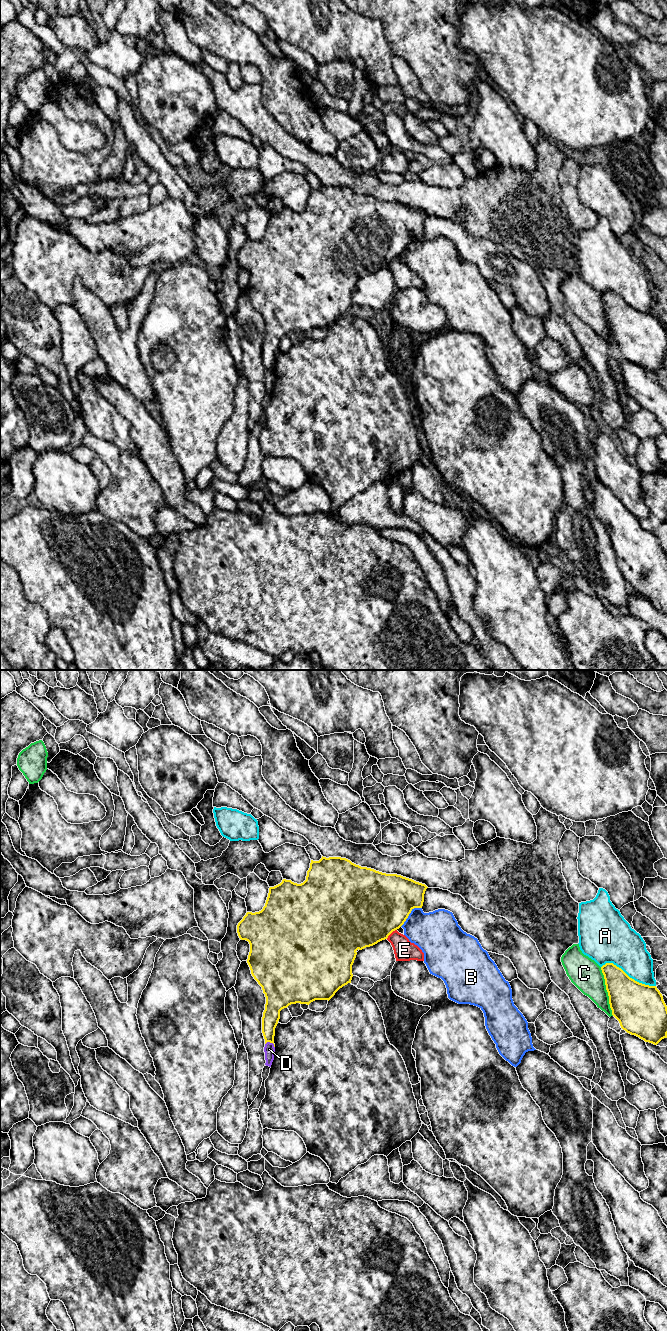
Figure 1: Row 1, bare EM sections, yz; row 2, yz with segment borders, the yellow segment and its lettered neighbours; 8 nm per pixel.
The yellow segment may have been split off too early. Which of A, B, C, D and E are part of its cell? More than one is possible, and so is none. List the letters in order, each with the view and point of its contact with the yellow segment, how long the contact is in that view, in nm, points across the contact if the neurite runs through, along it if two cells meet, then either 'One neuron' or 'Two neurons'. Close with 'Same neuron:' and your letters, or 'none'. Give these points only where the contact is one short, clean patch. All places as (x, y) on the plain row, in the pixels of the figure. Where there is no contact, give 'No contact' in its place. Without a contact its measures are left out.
A: Touches yellow at yz (627, 303). Shared border 460 nm. Two neurons
B: Touches yellow at yz (409, 241). Shared border 240 nm. Two neurons
C: Touches yellow at yz (607, 319). Shared border 400 nm. Two neurons
D: Touches yellow at yz (271, 370). Shared border 90 nm. Boundary: yz (265, 371), (271, 370), (274, 375). Two neurons
E: Touches yellow at yz (391, 260). Shared border 120 nm. Boundary: yz (396, 257), (386, 266). Two neurons
Same neuron: none

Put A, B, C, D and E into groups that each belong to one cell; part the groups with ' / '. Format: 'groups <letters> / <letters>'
groups A / B / C / D / E

